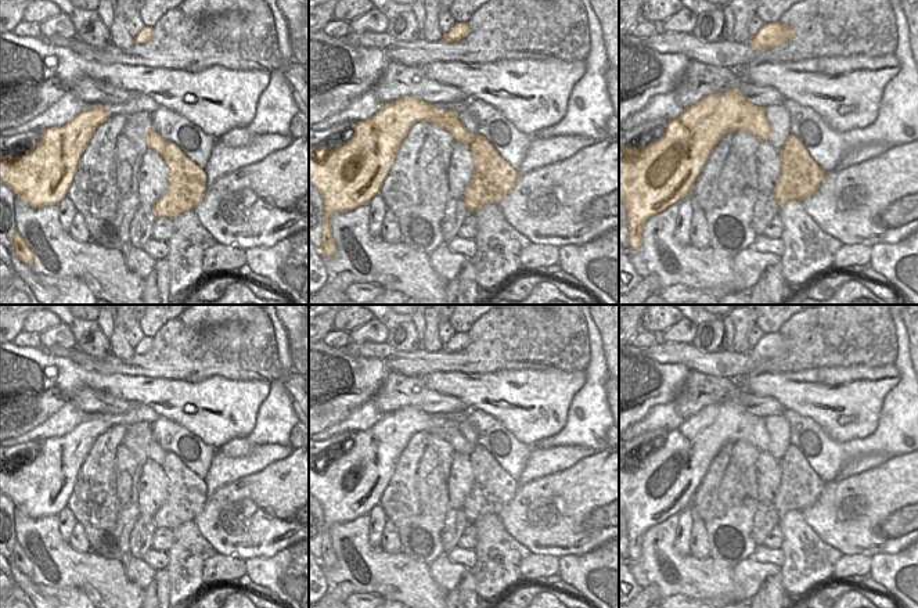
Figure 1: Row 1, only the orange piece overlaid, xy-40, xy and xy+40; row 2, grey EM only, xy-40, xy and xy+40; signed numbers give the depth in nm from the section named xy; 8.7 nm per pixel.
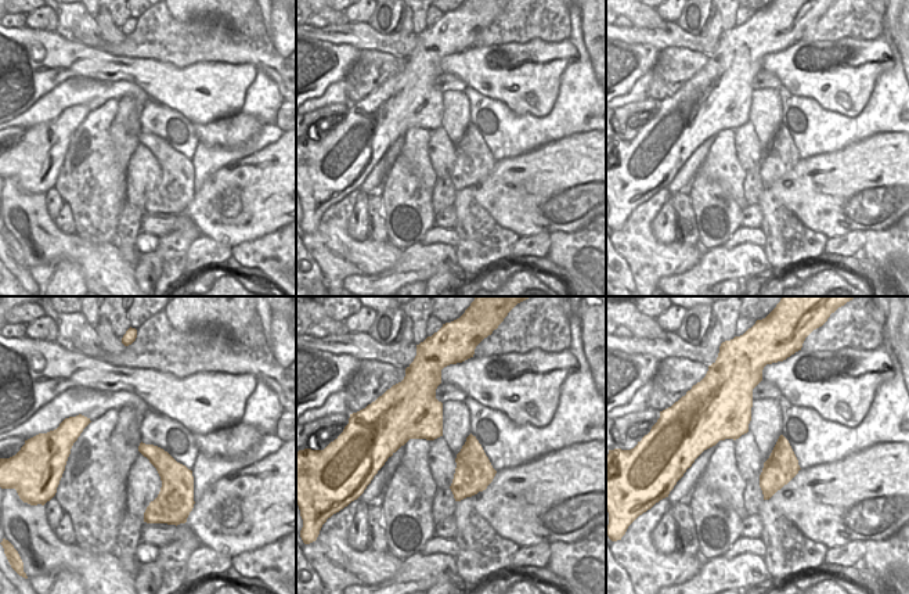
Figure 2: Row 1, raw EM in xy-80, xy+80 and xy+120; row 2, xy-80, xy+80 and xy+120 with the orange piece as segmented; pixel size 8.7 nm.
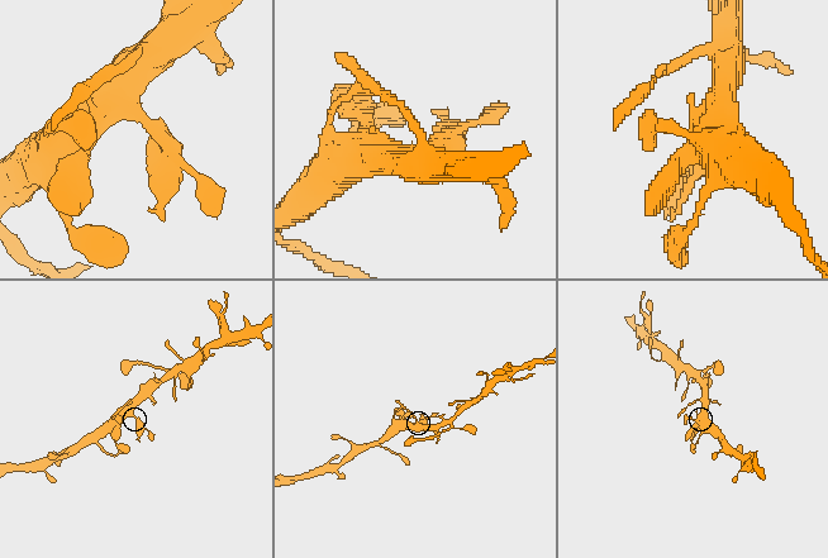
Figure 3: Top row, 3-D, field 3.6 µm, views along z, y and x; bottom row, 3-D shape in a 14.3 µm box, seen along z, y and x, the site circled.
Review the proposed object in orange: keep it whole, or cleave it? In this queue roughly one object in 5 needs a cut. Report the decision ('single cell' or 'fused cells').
fused cells

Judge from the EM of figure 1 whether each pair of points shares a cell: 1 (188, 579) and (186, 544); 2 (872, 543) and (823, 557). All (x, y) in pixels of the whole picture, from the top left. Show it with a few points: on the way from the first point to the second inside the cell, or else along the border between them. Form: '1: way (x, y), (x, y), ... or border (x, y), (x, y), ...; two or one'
1: way (186, 571), (187, 553); one
2: border (814, 531), (842, 554); two

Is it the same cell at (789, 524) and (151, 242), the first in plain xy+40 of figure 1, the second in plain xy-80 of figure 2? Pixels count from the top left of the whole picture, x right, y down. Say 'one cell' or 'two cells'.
two cells

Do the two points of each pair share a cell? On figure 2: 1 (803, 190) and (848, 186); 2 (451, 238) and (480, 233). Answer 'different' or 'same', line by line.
1: same
2: different

